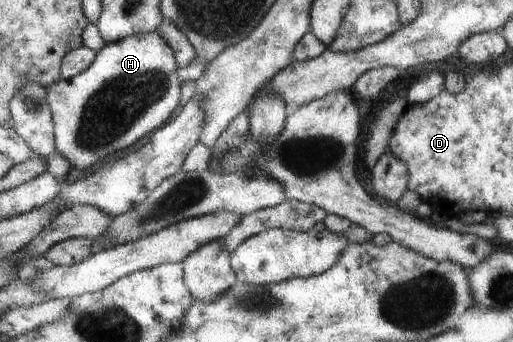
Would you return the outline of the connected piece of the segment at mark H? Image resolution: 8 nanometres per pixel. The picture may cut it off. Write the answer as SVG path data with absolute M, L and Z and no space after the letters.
M159 31L139 33L115 43L108 43L98 52L95 63L71 80L57 80L45 87L45 101L53 114L56 152L69 161L72 168L82 171L97 167L109 156L135 146L141 138L162 128L176 114L181 104L181 77L175 52Z

